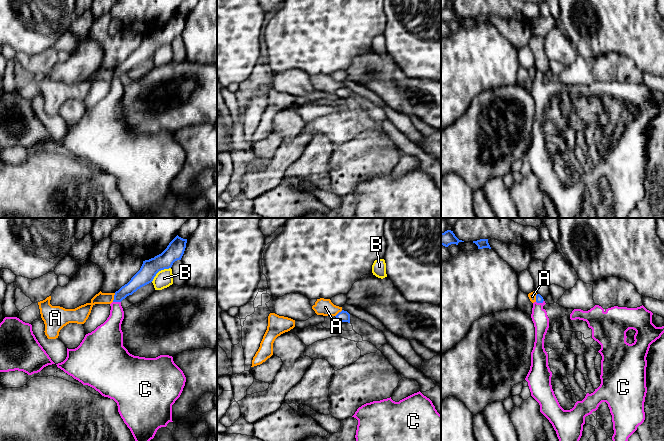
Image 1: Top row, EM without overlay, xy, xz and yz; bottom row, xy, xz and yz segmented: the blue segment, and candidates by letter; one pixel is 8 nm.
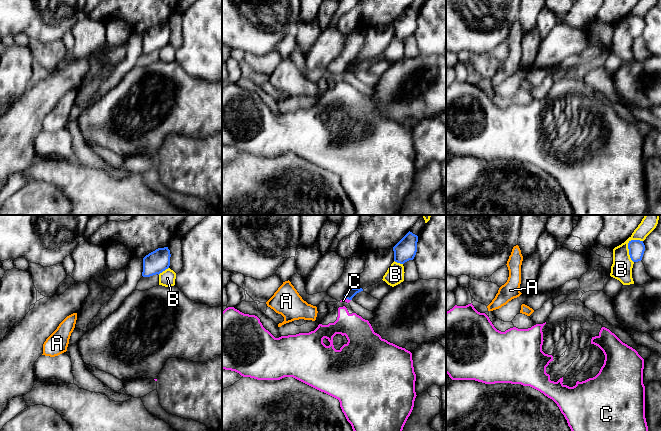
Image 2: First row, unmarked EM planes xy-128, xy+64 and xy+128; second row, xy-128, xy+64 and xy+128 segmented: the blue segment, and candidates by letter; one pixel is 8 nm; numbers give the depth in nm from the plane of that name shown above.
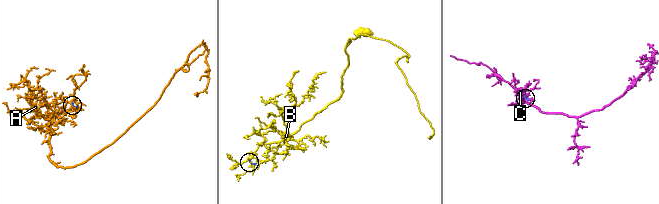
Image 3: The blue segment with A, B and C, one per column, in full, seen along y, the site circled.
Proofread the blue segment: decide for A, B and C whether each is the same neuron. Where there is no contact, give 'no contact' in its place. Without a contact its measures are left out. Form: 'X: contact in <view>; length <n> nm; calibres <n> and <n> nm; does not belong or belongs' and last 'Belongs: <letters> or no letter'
A: contact in xy; length 80 nm; calibres 120 and 100 nm; does not belong
B: contact in xy; length 200 nm; calibres 140 and 140 nm; does not belong
C: contact in xy; length 60 nm; calibres 120 and 180 nm; belongs
Belongs: C

